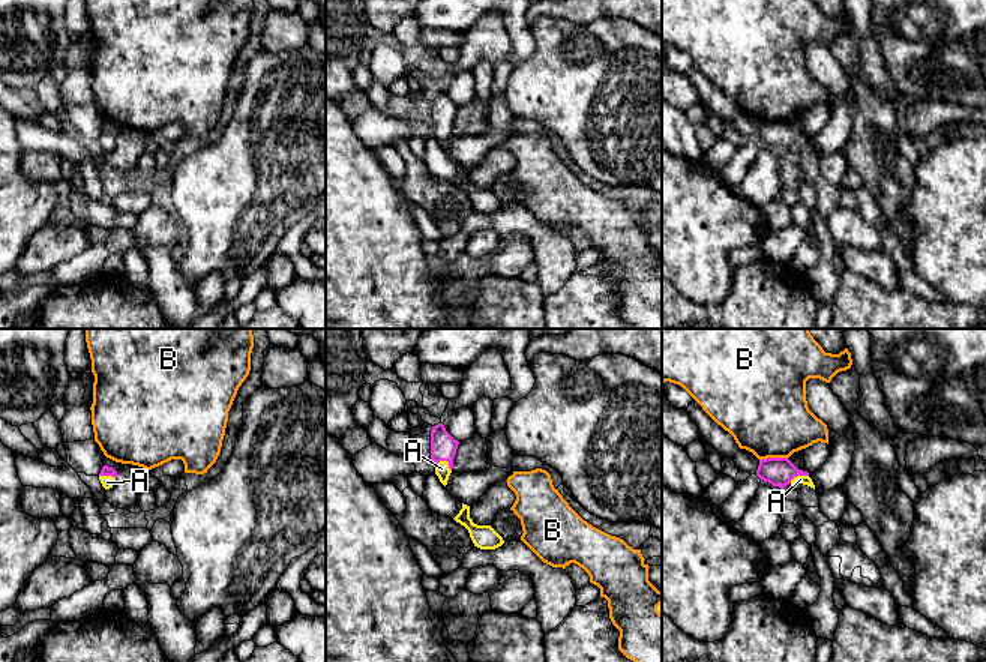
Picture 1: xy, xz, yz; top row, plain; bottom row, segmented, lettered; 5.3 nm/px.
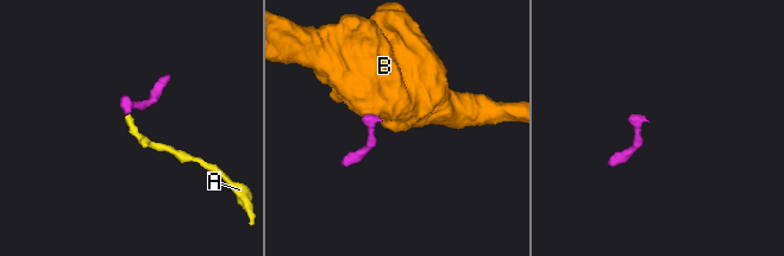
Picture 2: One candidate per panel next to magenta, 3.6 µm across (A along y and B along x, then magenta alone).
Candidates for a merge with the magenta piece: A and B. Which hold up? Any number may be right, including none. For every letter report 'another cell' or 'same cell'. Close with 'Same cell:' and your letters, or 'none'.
A: same cell
B: another cell
Same cell: A

